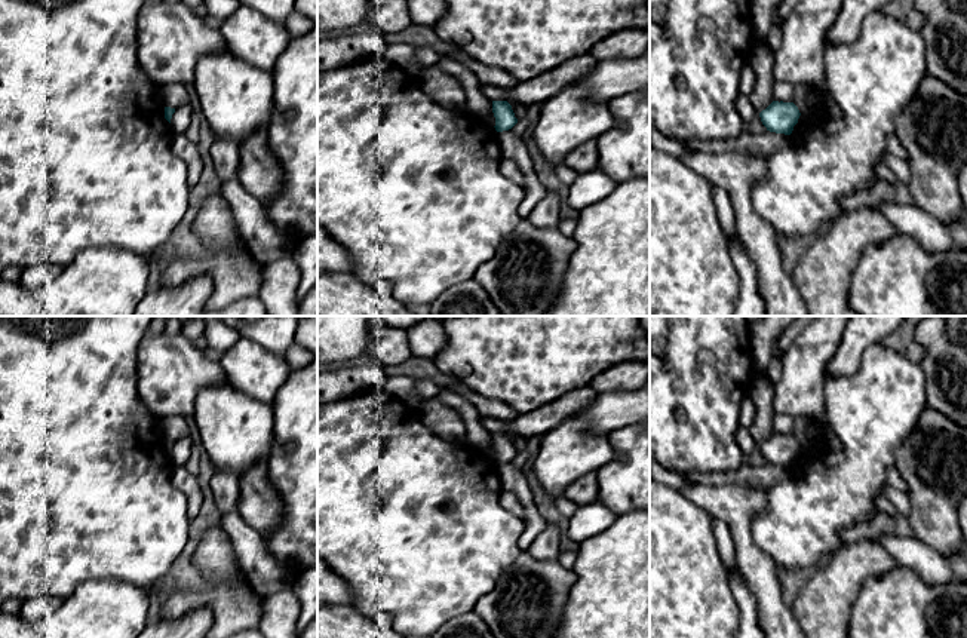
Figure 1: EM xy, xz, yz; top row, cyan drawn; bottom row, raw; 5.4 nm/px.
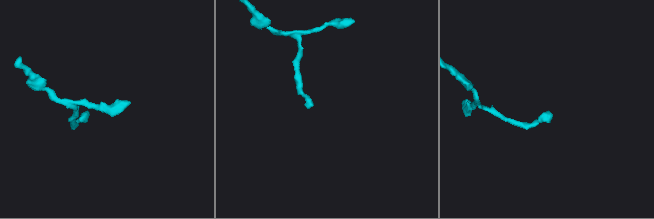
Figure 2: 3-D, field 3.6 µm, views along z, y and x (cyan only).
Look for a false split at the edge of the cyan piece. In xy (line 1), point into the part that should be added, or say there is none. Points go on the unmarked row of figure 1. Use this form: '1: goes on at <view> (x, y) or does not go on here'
1: does not go on here

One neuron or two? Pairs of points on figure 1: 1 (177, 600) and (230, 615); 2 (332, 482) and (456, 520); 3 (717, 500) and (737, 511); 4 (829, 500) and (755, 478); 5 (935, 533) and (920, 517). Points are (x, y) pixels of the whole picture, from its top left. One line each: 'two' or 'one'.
1: one
2: one
3: one
4: two
5: one

